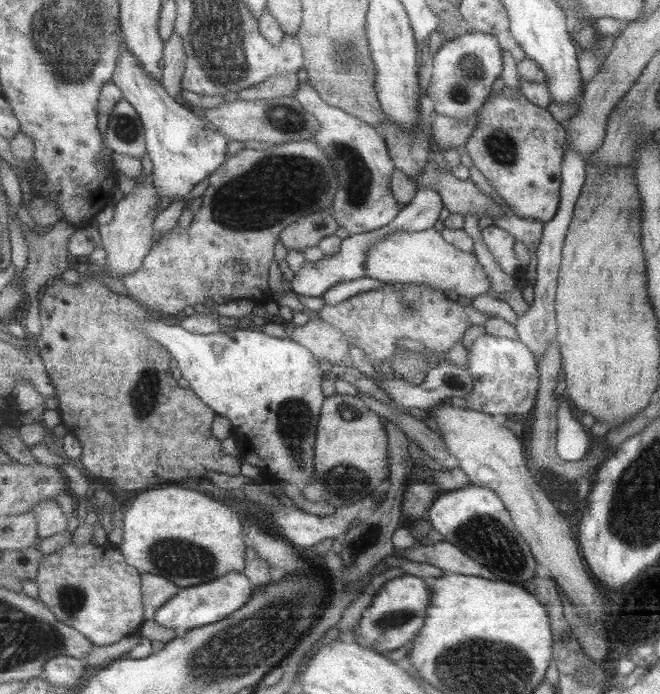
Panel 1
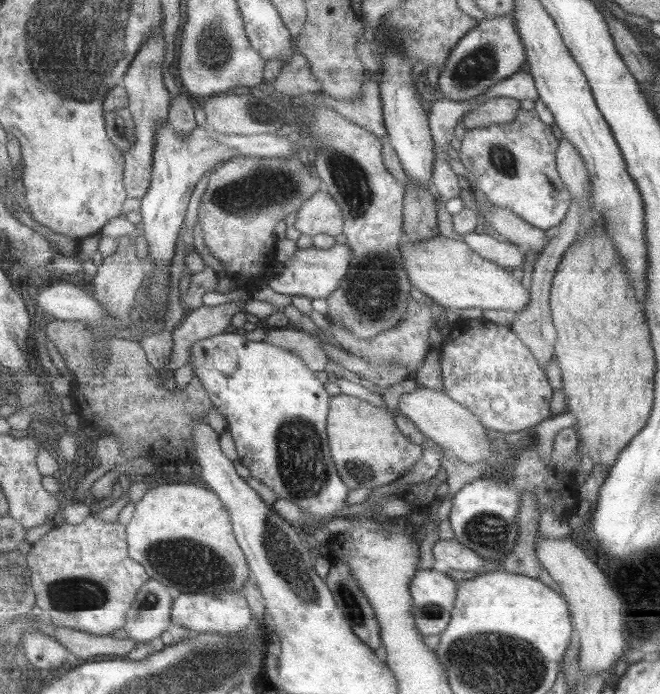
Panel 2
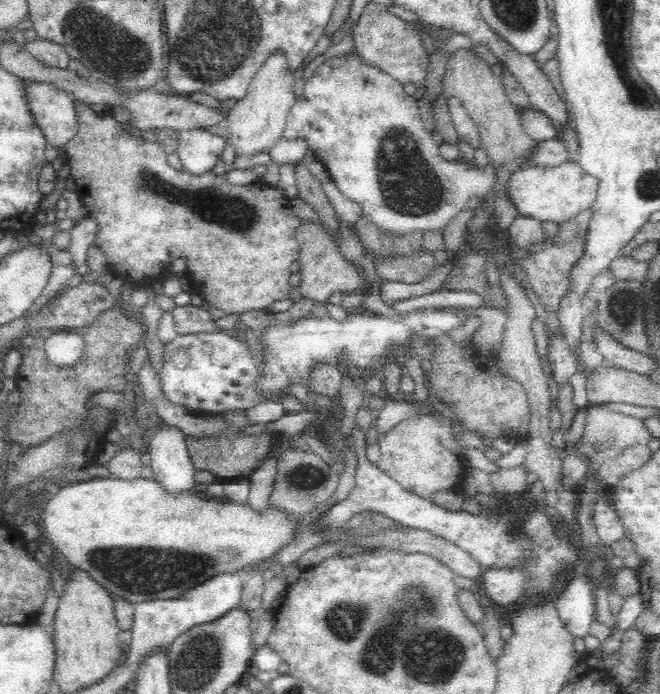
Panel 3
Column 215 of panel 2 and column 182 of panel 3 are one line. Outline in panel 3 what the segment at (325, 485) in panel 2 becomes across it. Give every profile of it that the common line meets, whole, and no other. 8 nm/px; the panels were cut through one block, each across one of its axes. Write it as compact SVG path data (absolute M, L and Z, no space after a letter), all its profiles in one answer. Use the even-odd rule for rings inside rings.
M430 308L430 312L426 312L426 314L422 314L421 312L417 312L417 310L412 311L411 313L404 314L400 320L390 319L386 316L362 316L360 314L354 316L350 315L346 322L340 323L334 319L332 320L318 320L317 318L312 318L309 315L302 318L301 320L296 321L296 323L292 323L291 325L275 325L271 326L269 329L266 329L264 332L264 341L266 341L266 345L268 345L268 352L264 352L263 356L265 357L264 363L266 364L263 368L265 375L263 377L258 378L258 367L253 360L253 356L250 353L249 348L245 345L244 338L240 338L242 342L238 342L238 337L230 336L230 335L222 335L222 334L207 334L207 333L199 333L199 334L190 334L187 336L177 336L172 342L166 344L165 346L165 354L164 354L164 363L165 370L160 372L161 383L163 384L164 389L166 389L166 393L174 400L177 404L182 405L186 408L200 408L201 410L230 410L230 408L252 408L252 406L256 406L261 400L258 397L258 390L263 390L265 394L267 394L267 399L273 399L274 393L281 391L282 389L288 389L289 379L290 381L294 381L297 383L302 383L303 379L308 379L308 370L310 370L310 366L312 366L312 362L314 360L327 360L328 362L333 362L333 364L337 364L338 361L350 361L353 366L356 366L360 370L365 370L368 372L376 371L377 366L384 360L384 356L386 356L386 352L388 352L388 348L390 348L390 344L399 344L401 349L403 347L408 346L410 343L410 337L412 337L415 333L416 335L424 335L425 337L434 339L436 336L446 334L448 336L448 332L450 329L458 328L458 326L462 326L462 323L465 319L457 316L456 314L451 314L450 312L444 311L441 308Z

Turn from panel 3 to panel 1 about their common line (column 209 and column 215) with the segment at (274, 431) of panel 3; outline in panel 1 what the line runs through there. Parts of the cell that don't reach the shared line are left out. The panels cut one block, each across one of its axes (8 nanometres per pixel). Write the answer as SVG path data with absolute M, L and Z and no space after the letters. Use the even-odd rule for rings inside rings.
M83 273L80 284L70 284L68 280L60 279L46 290L42 300L40 300L40 318L43 332L37 342L38 350L51 374L52 383L58 387L59 412L63 422L69 432L76 435L82 444L82 461L84 465L89 468L90 473L94 474L95 477L109 479L112 483L127 491L146 490L146 488L152 488L154 484L168 482L168 478L170 480L184 481L186 477L204 477L210 471L225 473L234 477L242 476L242 459L239 456L232 458L226 454L224 452L224 444L222 444L223 440L220 440L214 432L214 425L219 413L214 408L211 408L194 389L186 389L180 386L180 382L174 378L172 368L170 368L170 362L174 358L173 354L158 340L152 339L146 333L141 332L140 323L148 321L150 314L156 314L156 312L153 312L148 306L145 306L130 294L122 295L118 292L112 292L112 289L104 284L104 279L100 281L98 277L100 277L100 274L89 277ZM118 458L176 458L176 460L118 460Z

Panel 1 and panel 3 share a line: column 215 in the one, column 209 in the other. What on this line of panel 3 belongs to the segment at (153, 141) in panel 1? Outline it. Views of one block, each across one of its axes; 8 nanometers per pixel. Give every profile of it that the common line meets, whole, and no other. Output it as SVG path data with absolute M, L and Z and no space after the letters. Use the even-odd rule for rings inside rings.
M184 127L174 137L172 150L185 174L192 178L202 178L214 170L229 144L224 134L214 134L204 127Z

